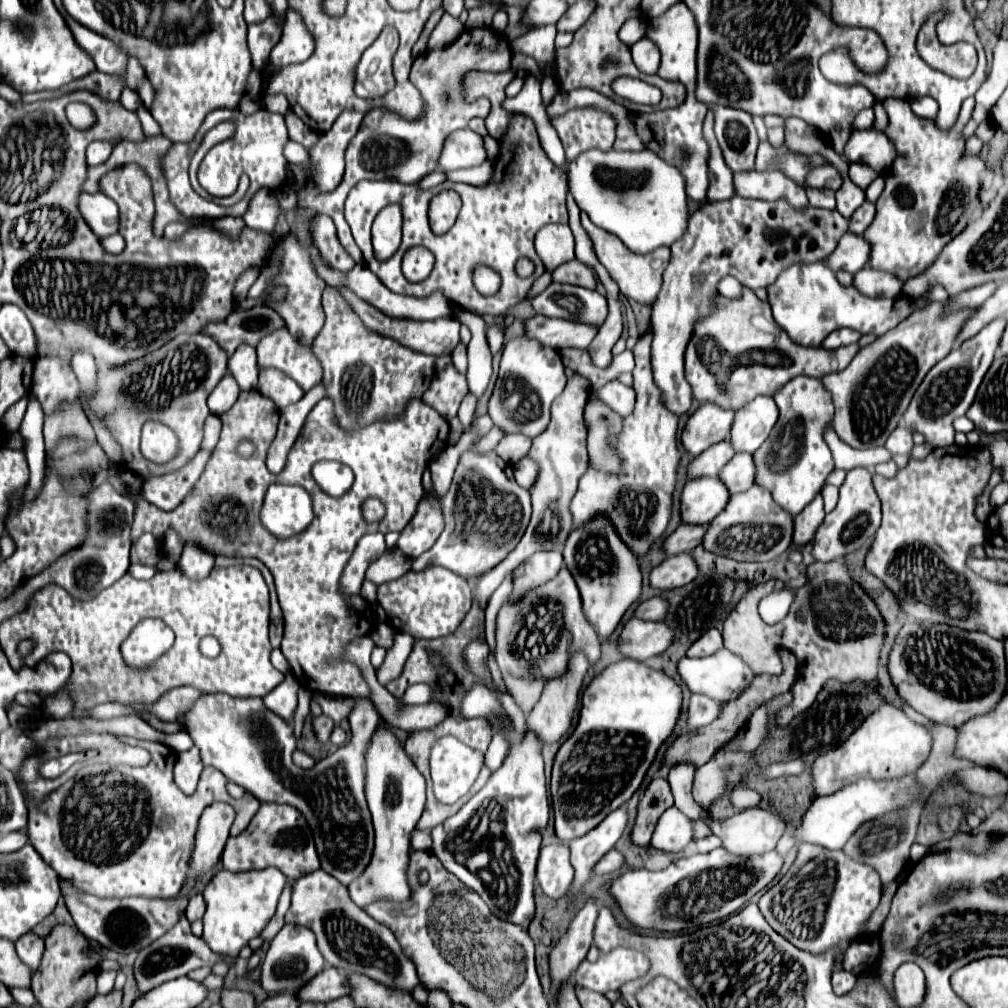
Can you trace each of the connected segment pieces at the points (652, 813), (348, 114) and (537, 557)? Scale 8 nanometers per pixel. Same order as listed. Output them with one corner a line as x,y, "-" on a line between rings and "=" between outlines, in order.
654,778
638,804
638,818
636,818
636,824
632,828
634,844
638,844
638,846
650,844
650,838
652,838
652,832
656,828
658,818
670,806
674,806
674,798
672,798
668,780
=
344,110
330,132
322,132
318,144
310,150
314,182
318,190
334,190
344,174
344,150
364,120
362,112
=
548,550
548,552
536,552
524,564
516,568
514,578
514,592
512,596
518,598
532,586
540,586
556,576
556,572
562,566
562,552
560,550

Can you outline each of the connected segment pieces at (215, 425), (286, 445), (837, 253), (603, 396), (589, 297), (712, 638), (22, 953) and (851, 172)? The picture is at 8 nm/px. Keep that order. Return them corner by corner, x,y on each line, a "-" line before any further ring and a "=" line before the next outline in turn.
210,414
206,418
206,424
204,424
204,444
202,444
202,448
210,448
210,450
214,448
214,444
220,438
220,428
222,428
220,418
214,416
214,414
=
318,384
318,386
310,388
296,406
288,406
288,408
284,408
280,412
278,434
276,434
270,450
268,450
268,460
266,460
266,466
268,466
268,470
272,474
278,474
284,468
286,458
288,458
288,452
290,452
292,444
296,442
296,438
298,438
298,434
302,430
302,424
304,424
308,412
324,396
326,396
324,384
=
846,232
840,238
838,248
832,252
832,256
828,256
826,264
834,272
836,270
848,270
850,274
856,274
860,268
864,268
868,264
870,250
872,250
872,244
864,236
=
614,380
604,384
602,388
596,390
598,400
602,400
608,408
618,412
620,416
628,416
634,408
634,388
624,386
622,382
=
552,282
542,294
532,300
532,306
538,314
544,316
588,324
602,324
608,314
606,298
602,294
598,294
596,290
560,282
=
712,628
712,630
704,632
704,636
700,636
700,640
696,640
696,644
692,644
692,648
688,650
688,658
708,656
708,654
716,652
720,646
722,646
722,634
=
28,932
24,934
18,942
16,942
16,952
20,956
20,960
24,964
28,964
28,968
32,972
36,972
40,968
40,962
42,962
42,956
44,956
44,940
38,938
36,934
=
854,162
849,164
848,175
850,180
858,186
858,188
862,188
862,190
866,190
868,188
868,184
878,176
878,172
876,170
872,170
868,164
864,164
864,162

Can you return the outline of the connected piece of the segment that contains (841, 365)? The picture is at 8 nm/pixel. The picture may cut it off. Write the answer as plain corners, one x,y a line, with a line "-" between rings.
742,288
738,298
716,294
712,312
696,320
692,338
686,346
684,368
696,400
706,402
708,396
730,396
730,408
740,410
754,396
772,396
772,392
776,392
780,384
792,380
792,376
802,374
820,378
822,374
844,370
858,350
858,344
826,352
822,348
804,348
792,342
790,336
774,322
770,304
758,300
750,288

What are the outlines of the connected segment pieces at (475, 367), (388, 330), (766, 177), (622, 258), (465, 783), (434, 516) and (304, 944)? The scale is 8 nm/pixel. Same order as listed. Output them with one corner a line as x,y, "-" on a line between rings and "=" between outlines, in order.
458,310
456,316
472,332
472,340
468,344
466,380
468,380
470,394
480,398
484,394
484,390
488,388
488,382
490,382
490,376
492,376
492,356
490,356
488,342
486,342
486,326
480,320
480,316
468,314
466,310
=
336,286
338,292
344,296
344,300
350,304
350,308
360,316
362,324
370,330
370,332
376,332
384,338
392,338
396,342
400,342
402,346
414,350
414,352
422,352
422,354
434,354
434,356
440,356
440,354
450,354
454,350
454,346
458,344
460,336
458,336
458,330
460,330
460,322
452,316
444,316
444,318
438,318
438,320
430,320
430,322
420,322
420,320
396,320
392,316
386,316
384,312
380,312
378,308
374,308
372,304
360,300
356,294
352,294
352,290
348,286
=
742,172
736,176
736,194
744,198
758,198
758,200
786,200
794,208
806,208
808,198
804,188
796,182
780,176
780,172
=
580,212
580,220
582,220
584,230
588,232
588,236
594,242
594,250
596,250
598,260
608,270
608,274
612,276
612,280
618,284
620,294
626,296
626,298
636,300
638,304
652,306
652,302
656,300
656,296
660,292
660,286
662,286
662,272
668,266
670,250
668,248
660,248
660,252
652,252
648,256
636,256
634,252
628,252
628,248
624,248
624,244
616,236
612,236
610,232
604,232
596,224
592,224
592,220
588,218
588,214
=
452,736
438,738
430,754
436,800
442,804
454,804
466,796
482,770
482,758
482,752
464,748
464,744
=
424,498
422,504
418,504
416,516
402,530
396,546
408,558
418,558
426,550
432,548
432,544
440,536
442,528
444,528
444,522
442,522
442,516
440,516
440,506
434,500
=
284,926
276,938
270,942
268,954
260,966
260,986
266,992
288,992
298,994
318,972
326,968
324,956
316,948
316,940
308,928
296,928
296,926

